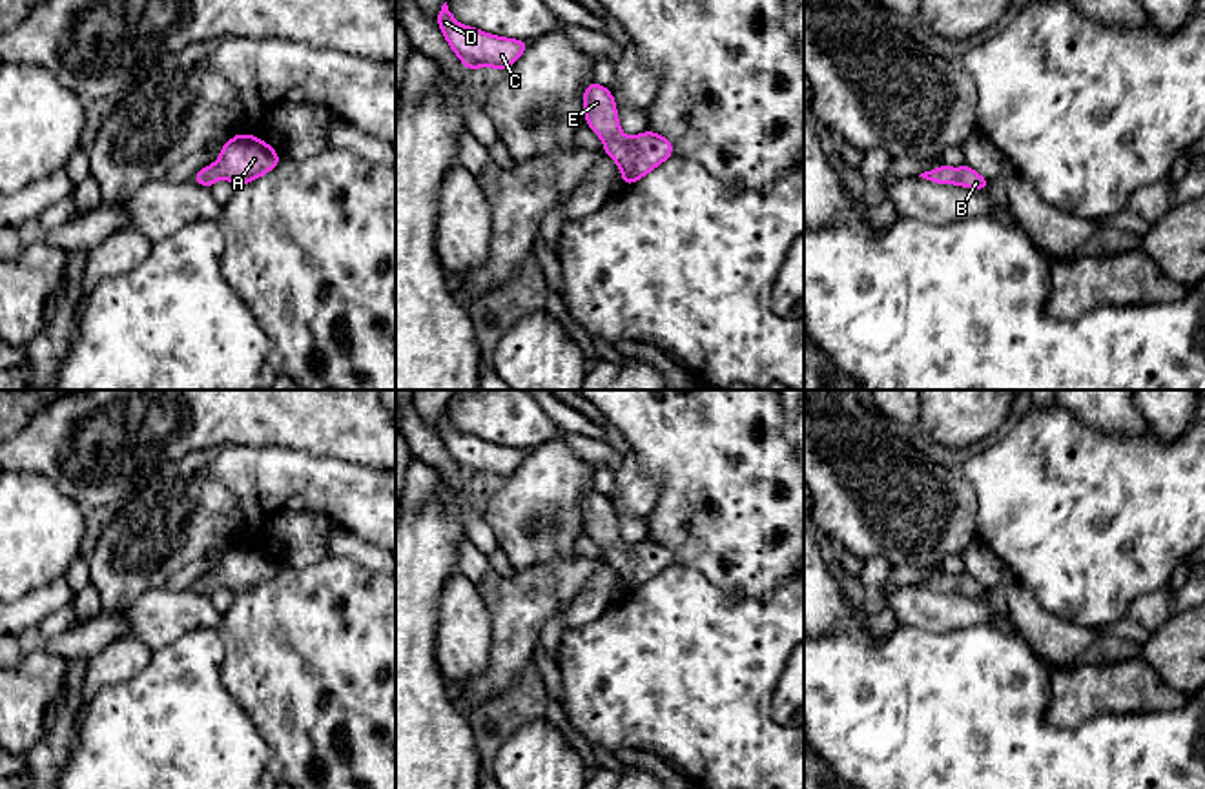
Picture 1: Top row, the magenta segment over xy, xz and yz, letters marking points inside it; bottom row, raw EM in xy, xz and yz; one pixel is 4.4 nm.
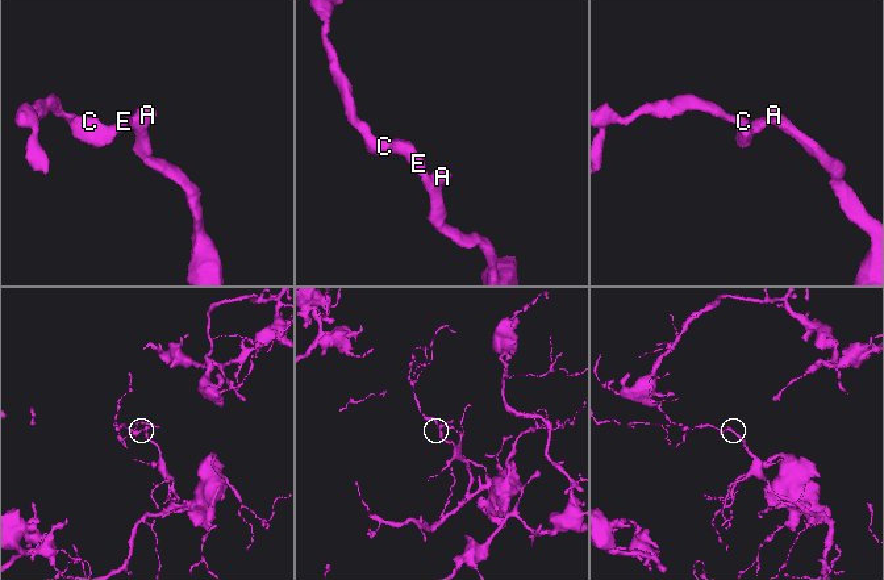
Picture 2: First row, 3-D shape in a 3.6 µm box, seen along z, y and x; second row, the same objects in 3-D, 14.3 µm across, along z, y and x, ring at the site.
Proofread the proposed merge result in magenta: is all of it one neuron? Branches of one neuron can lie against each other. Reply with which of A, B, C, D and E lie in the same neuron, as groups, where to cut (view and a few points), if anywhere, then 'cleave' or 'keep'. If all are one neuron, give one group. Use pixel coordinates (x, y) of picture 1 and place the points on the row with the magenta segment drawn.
A B C D E; no cut; keep

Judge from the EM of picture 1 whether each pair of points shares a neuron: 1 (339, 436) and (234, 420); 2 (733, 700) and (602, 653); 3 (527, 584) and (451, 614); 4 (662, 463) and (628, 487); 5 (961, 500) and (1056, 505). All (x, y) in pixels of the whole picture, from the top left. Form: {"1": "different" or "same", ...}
{"1": "same", "2": "same", "3": "different", "4": "different", "5": "different"}

